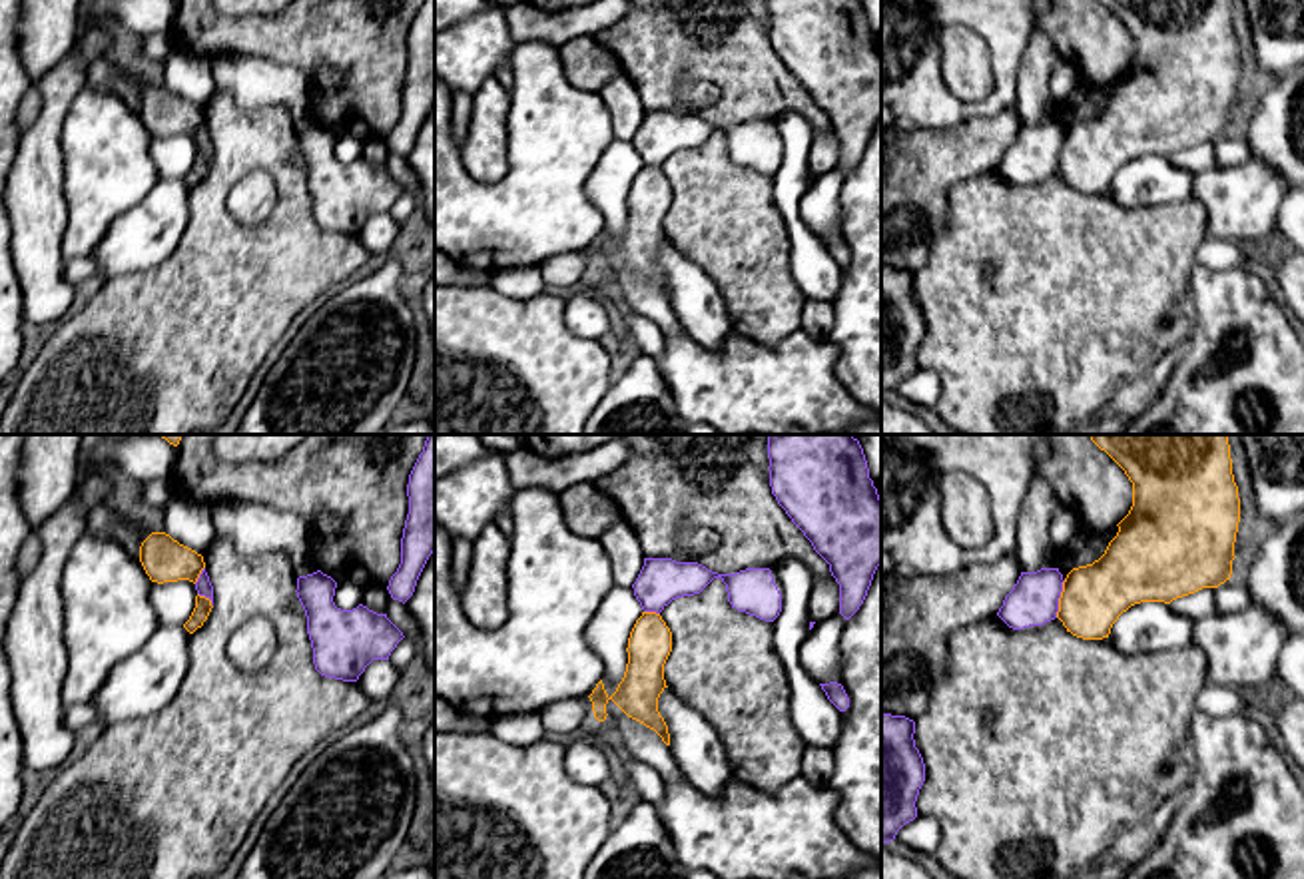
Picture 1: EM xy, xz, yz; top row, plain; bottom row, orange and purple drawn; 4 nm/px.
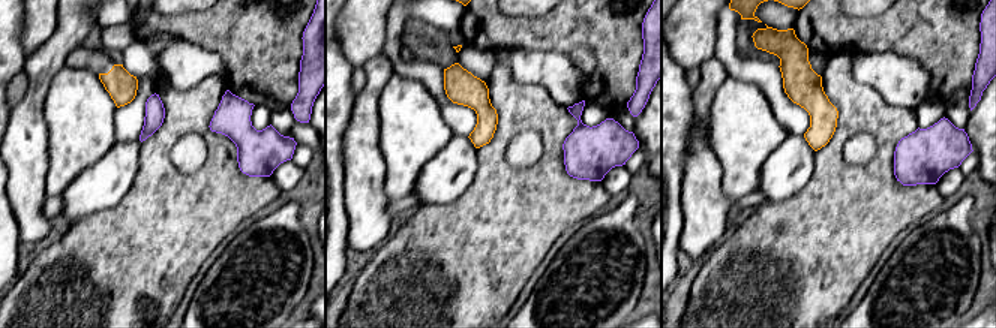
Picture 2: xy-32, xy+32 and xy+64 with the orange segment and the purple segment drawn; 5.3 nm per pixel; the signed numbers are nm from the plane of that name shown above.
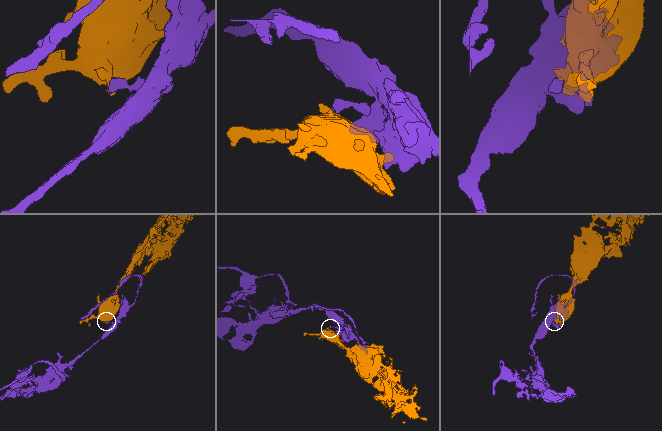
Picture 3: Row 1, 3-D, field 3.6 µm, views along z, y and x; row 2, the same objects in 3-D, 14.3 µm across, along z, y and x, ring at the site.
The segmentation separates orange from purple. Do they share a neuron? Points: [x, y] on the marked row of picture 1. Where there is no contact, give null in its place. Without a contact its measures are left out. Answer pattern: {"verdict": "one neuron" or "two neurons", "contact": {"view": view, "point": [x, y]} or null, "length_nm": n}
{"verdict": "one neuron", "contact": {"view": "yz", "point": [1059, 598]}, "length_nm": 160}

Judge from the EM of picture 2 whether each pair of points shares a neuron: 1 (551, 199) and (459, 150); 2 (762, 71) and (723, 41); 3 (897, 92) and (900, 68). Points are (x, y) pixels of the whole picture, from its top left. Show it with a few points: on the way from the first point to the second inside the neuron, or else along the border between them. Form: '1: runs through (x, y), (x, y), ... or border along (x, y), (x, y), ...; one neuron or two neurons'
1: border along (477, 149), (477, 171), (473, 181), (462, 192); two neurons
2: runs through (752, 69), (744, 68), (728, 51); one neuron
3: runs through (900, 86), (900, 74); one neuron

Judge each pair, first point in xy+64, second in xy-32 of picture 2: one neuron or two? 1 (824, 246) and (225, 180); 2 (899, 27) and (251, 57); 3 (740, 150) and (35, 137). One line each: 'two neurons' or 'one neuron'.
1: one neuron
2: one neuron
3: two neurons

